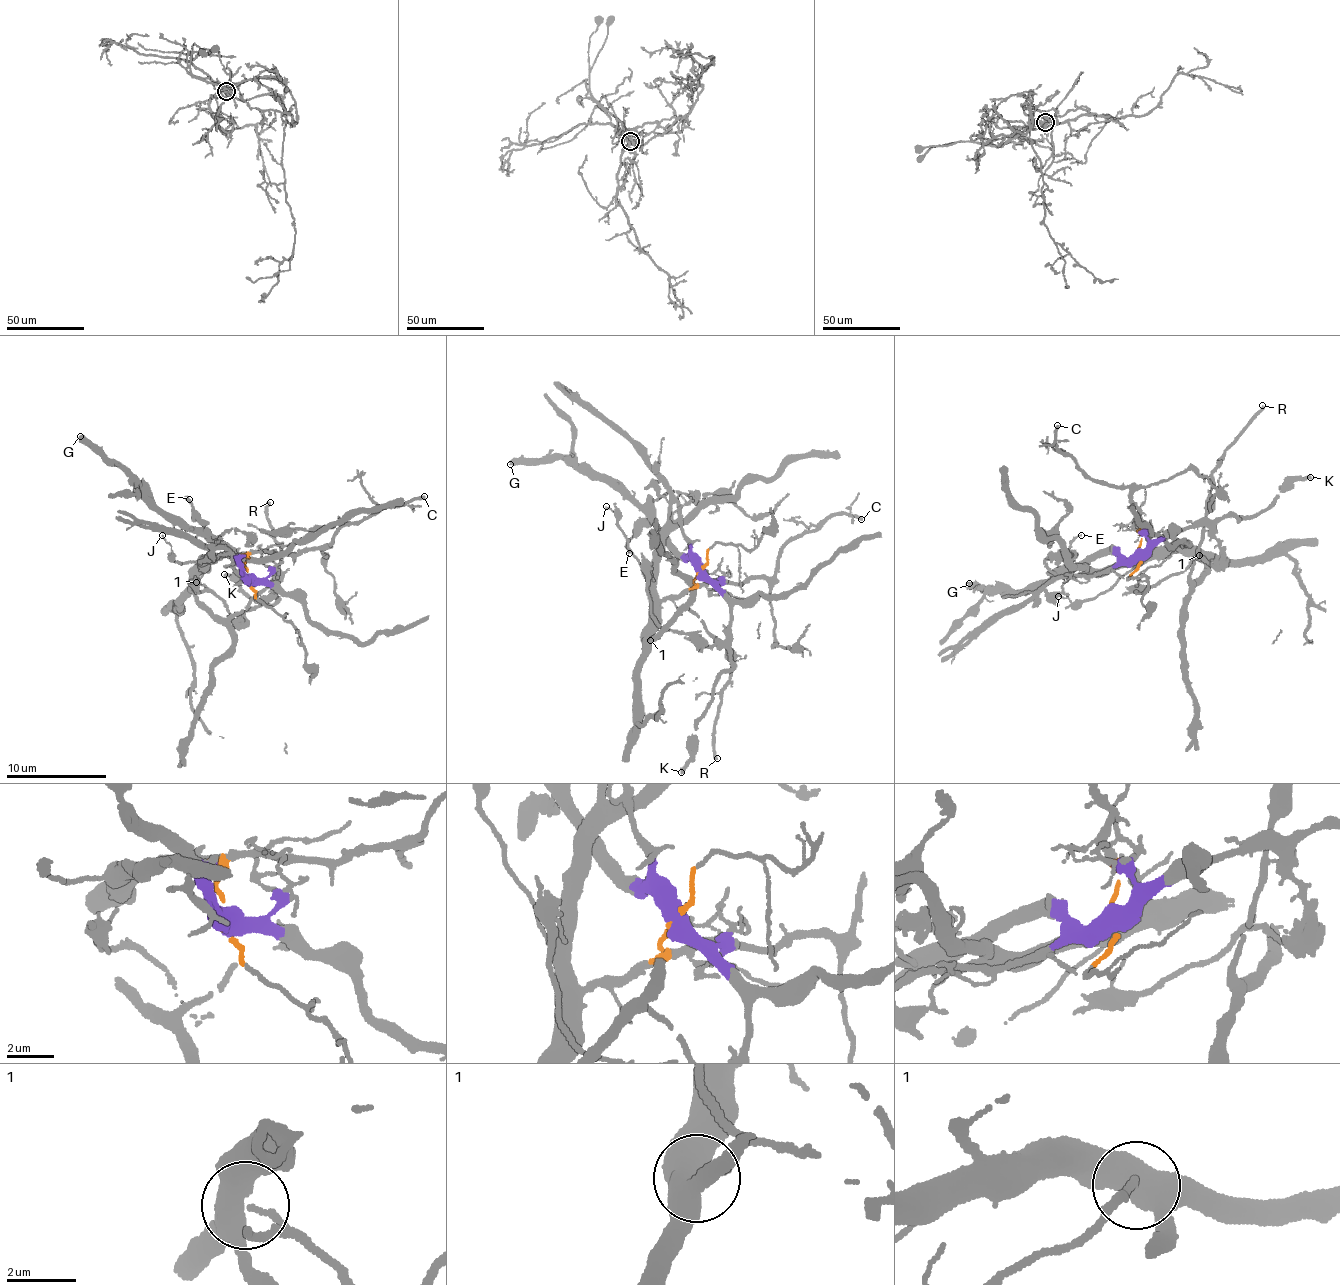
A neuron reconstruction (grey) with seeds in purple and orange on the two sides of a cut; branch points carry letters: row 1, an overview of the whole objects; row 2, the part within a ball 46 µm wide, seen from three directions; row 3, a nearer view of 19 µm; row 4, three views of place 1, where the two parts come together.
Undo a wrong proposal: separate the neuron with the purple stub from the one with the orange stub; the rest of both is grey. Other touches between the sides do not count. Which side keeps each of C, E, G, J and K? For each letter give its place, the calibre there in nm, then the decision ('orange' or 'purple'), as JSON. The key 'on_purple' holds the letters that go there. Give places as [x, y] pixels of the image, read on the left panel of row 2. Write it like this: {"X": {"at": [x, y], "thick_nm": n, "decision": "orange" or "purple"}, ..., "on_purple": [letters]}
{"C": {"at": [424, 496], "thick_nm": 240, "decision": "orange"}, "E": {"at": [189, 499], "thick_nm": 150, "decision": "purple"}, "G": {"at": [80, 436], "thick_nm": 480, "decision": "purple"}, "J": {"at": [162, 535], "thick_nm": 110, "decision": "orange"}, "K": {"at": [224, 574], "thick_nm": 280, "decision": "purple"}, "on_purple": ["E", "G", "K"]}

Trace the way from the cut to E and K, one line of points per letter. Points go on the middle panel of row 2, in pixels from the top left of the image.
E: (697, 573), (697, 563), (679, 550), (651, 519), (628, 544), (630, 553)
K: (697, 573), (710, 580), (729, 606), (732, 668), (724, 670), (714, 687), (696, 726), (694, 749), (680, 772)

